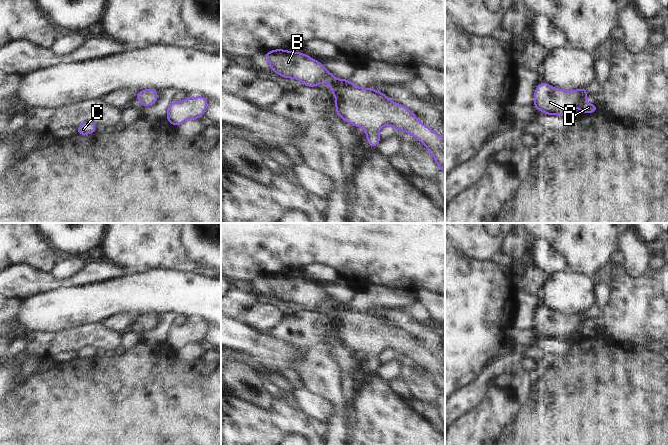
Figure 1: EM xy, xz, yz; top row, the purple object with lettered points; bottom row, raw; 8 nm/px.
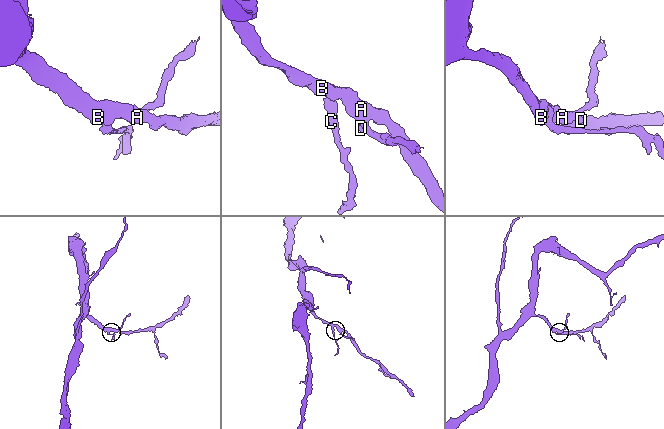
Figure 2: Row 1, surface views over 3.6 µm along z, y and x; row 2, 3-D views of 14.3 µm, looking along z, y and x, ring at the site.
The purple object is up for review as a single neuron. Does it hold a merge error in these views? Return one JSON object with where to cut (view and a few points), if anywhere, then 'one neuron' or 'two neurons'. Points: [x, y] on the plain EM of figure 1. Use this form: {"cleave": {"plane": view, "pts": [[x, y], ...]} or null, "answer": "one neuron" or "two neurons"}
{"cleave": null, "answer": "one neuron"}

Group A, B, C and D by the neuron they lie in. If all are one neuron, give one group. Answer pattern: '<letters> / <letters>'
A B C D

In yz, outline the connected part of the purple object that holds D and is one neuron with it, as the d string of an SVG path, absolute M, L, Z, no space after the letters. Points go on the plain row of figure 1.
M541 306L534 316L534 330L537 335L543 335L545 339L569 339L575 332L581 337L595 337L598 329L592 329L585 325L588 319L586 312L575 315L565 315Z

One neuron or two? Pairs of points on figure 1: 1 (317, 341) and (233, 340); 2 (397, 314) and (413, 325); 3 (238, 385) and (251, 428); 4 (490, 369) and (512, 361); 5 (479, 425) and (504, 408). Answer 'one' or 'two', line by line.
1: two
2: one
3: two
4: one
5: one

